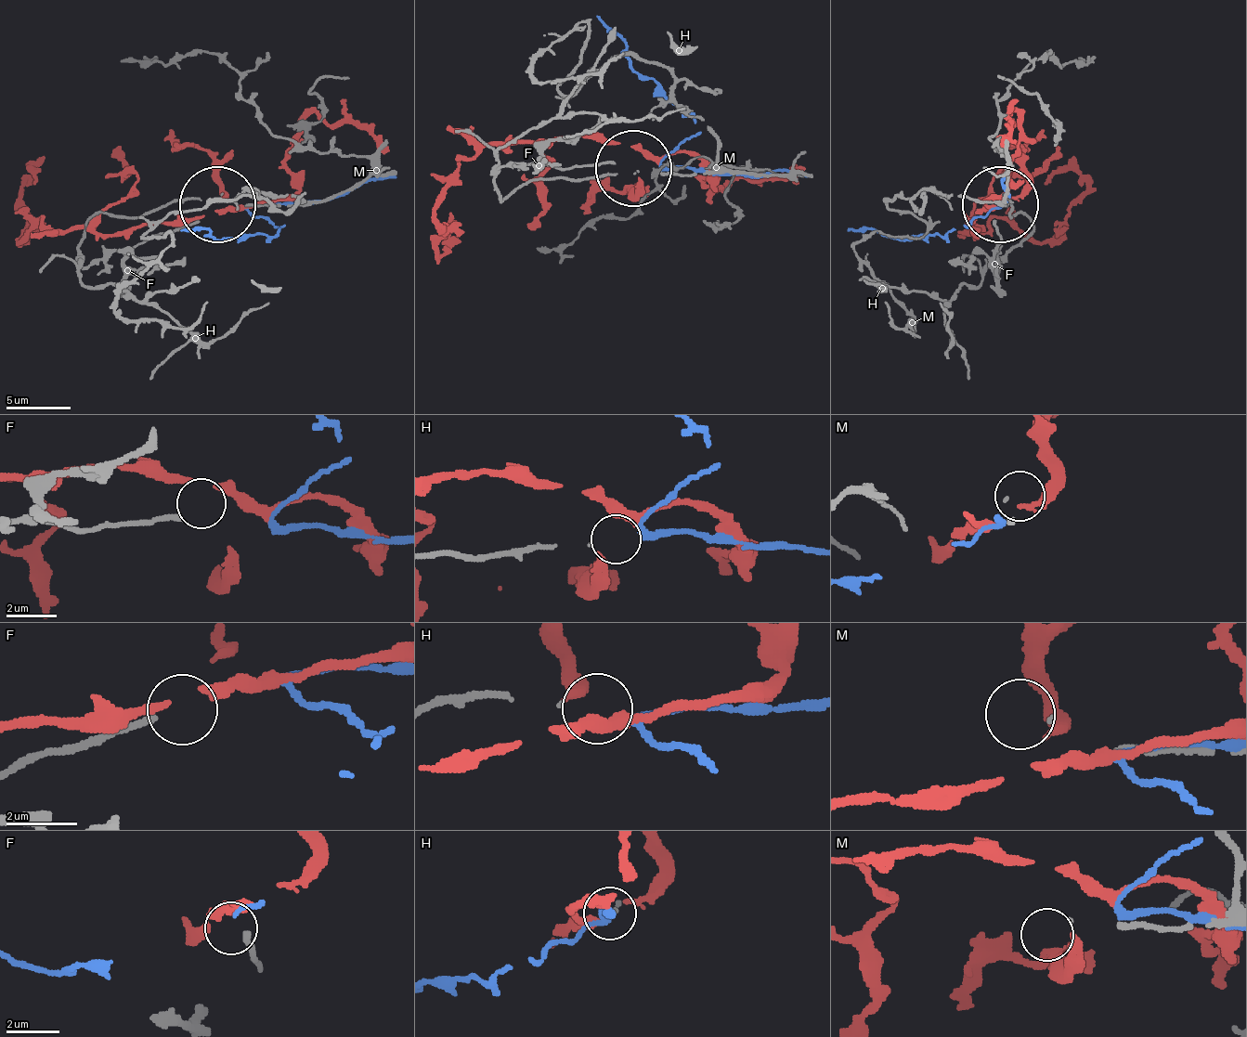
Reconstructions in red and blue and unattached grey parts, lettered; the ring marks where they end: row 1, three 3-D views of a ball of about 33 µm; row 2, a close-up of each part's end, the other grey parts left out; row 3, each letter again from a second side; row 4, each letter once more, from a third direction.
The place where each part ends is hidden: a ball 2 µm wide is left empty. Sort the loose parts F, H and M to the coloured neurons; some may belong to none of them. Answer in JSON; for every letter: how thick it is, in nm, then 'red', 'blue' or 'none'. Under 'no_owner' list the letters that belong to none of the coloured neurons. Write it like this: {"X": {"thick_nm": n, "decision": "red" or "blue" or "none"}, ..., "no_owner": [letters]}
{"F": {"thick_nm": 200, "decision": "none"}, "H": {"thick_nm": 60, "decision": "blue"}, "M": {"thick_nm": 70, "decision": "none"}, "no_owner": ["F", "M"]}

